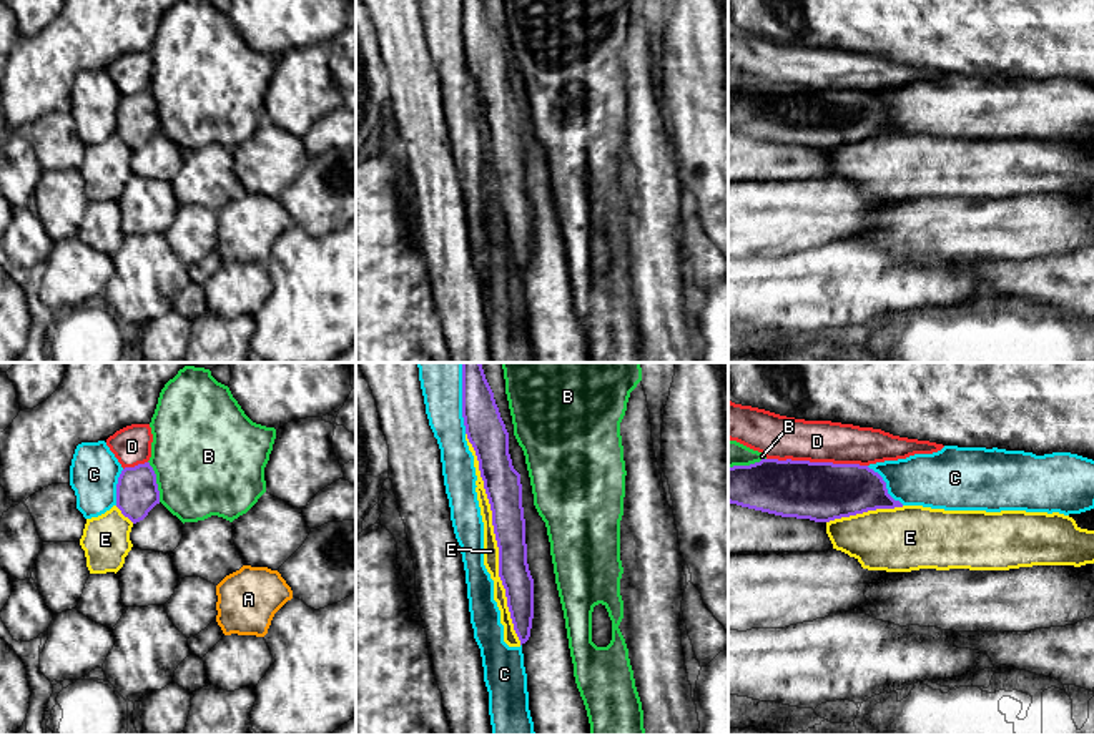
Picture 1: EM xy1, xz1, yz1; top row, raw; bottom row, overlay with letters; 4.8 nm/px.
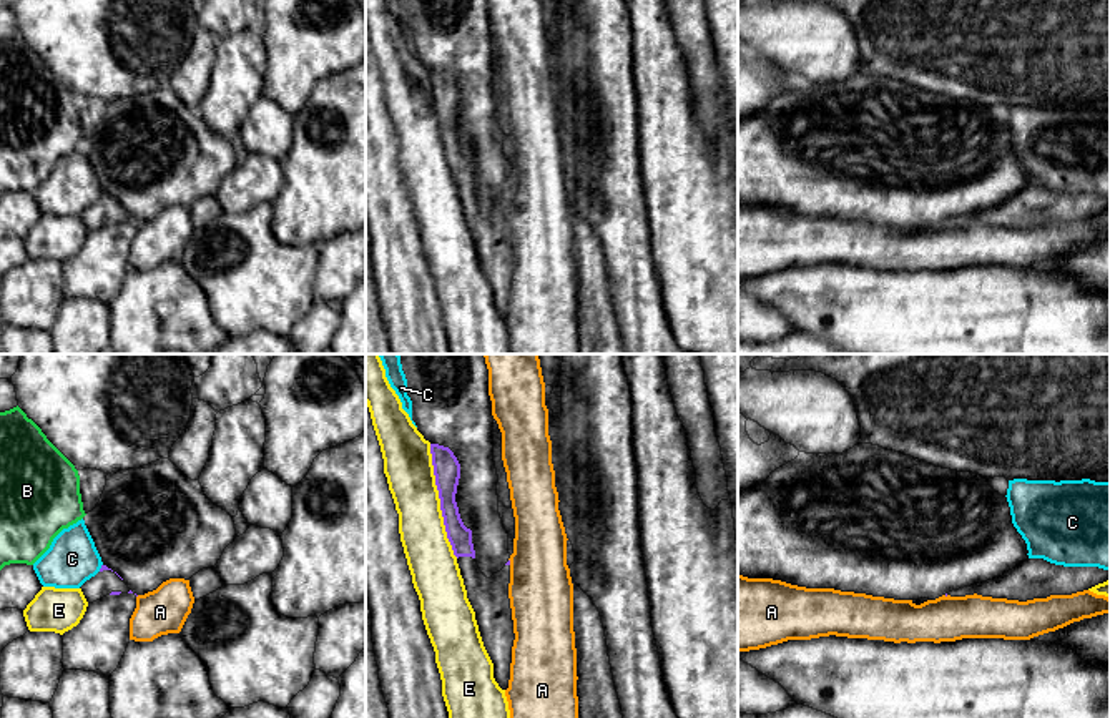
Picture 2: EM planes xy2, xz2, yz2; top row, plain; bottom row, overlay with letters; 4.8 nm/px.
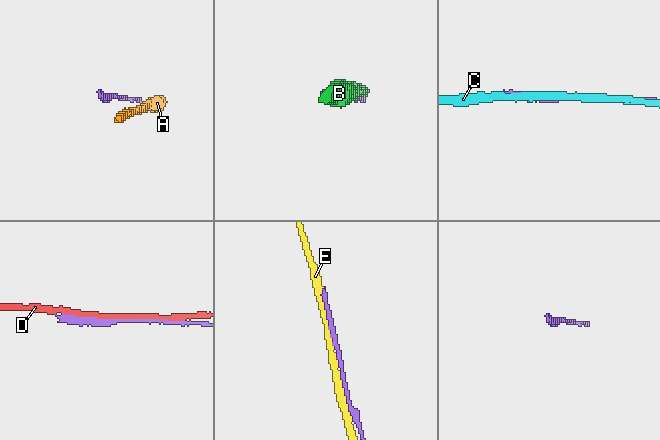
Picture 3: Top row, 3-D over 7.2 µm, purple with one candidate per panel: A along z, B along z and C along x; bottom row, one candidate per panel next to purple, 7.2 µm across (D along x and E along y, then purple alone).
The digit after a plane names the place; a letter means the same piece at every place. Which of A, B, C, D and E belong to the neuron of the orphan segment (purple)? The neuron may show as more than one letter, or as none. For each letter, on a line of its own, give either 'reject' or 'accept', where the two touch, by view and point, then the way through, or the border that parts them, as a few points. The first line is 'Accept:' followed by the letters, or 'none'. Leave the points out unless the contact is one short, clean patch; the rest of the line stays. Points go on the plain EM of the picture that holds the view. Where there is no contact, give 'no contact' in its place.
Accept: none
A: reject | xz2 (509, 190) | along xz2 (509, 186), (510, 191)
B: reject | xy1 (155, 108)
C: reject | xz1 (463, 30)
D: reject | yz1 (817, 90)
E: reject | xz1 (496, 167)

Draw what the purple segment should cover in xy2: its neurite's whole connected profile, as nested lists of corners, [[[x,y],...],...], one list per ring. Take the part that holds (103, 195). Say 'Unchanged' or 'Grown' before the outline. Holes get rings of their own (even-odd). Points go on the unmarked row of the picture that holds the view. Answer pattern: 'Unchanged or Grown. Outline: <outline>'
Grown. Outline: [[[101,193],[100,199],[86,208],[80,216],[88,231],[106,223],[133,221],[123,206],[106,193]]]

